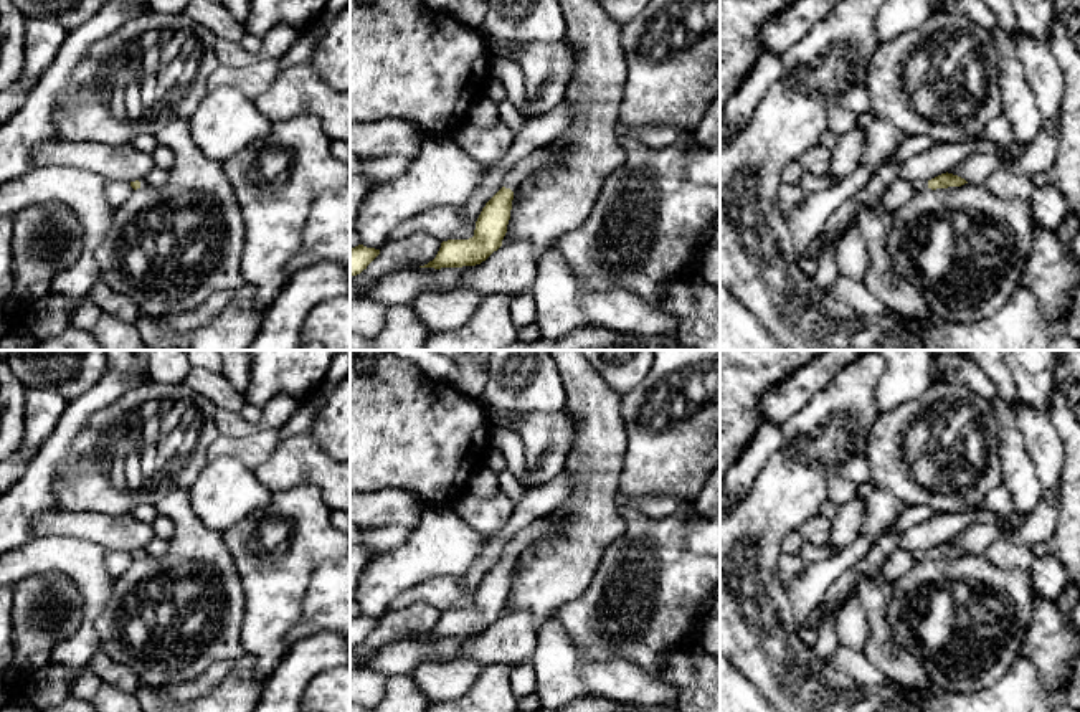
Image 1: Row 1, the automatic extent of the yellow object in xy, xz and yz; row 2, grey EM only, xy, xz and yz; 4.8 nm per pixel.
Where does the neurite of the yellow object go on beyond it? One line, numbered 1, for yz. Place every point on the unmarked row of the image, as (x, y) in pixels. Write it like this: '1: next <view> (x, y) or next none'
1: next yz (920, 555)

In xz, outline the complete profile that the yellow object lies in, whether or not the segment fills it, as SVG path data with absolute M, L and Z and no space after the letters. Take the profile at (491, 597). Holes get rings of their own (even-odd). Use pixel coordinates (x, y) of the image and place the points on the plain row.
M553 512L519 532L505 545L502 558L482 578L476 591L474 606L469 610L443 611L436 628L419 638L462 638L486 631L502 616L515 560L528 545L548 534L557 525L558 519L560 514Z

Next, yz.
M946 542L931 550L913 552L913 557L923 562L926 558L936 560L936 558L948 558L948 557L961 557L964 553L968 553L964 548Z

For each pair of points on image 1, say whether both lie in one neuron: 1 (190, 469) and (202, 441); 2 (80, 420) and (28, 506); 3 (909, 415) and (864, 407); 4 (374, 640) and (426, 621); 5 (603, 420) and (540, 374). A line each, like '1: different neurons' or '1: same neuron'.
1: same neuron
2: same neuron
3: different neurons
4: same neuron
5: different neurons

